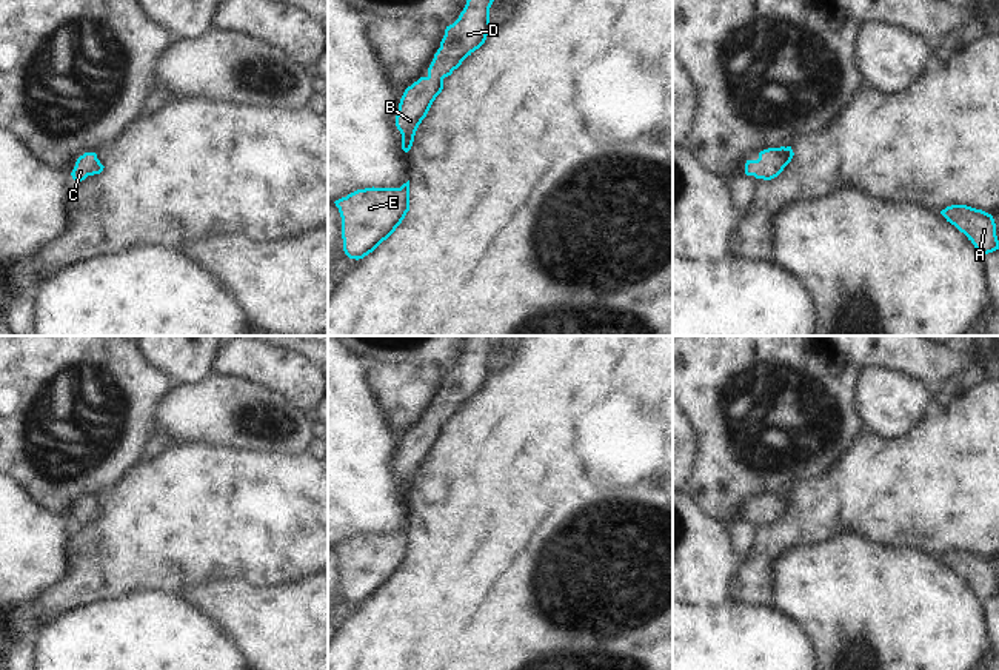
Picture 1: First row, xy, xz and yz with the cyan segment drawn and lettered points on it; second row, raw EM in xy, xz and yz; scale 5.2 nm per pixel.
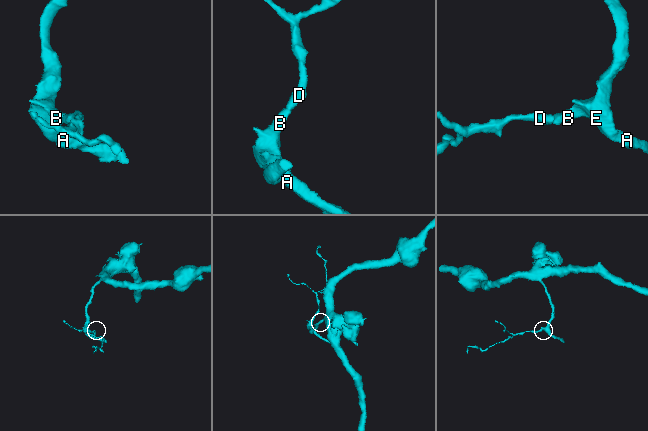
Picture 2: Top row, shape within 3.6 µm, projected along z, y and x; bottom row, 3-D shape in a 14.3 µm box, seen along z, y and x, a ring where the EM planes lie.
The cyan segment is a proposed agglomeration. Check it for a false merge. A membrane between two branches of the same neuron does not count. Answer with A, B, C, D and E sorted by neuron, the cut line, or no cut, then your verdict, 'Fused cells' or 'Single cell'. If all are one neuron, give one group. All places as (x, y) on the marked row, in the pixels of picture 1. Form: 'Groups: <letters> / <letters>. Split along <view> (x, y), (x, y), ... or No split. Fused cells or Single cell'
Groups: A B C D E. No split. Single cell.

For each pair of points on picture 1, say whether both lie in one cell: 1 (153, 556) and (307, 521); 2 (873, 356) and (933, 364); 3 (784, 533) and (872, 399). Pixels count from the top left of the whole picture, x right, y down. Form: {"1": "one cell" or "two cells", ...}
{"1": "one cell", "2": "one cell", "3": "two cells"}

